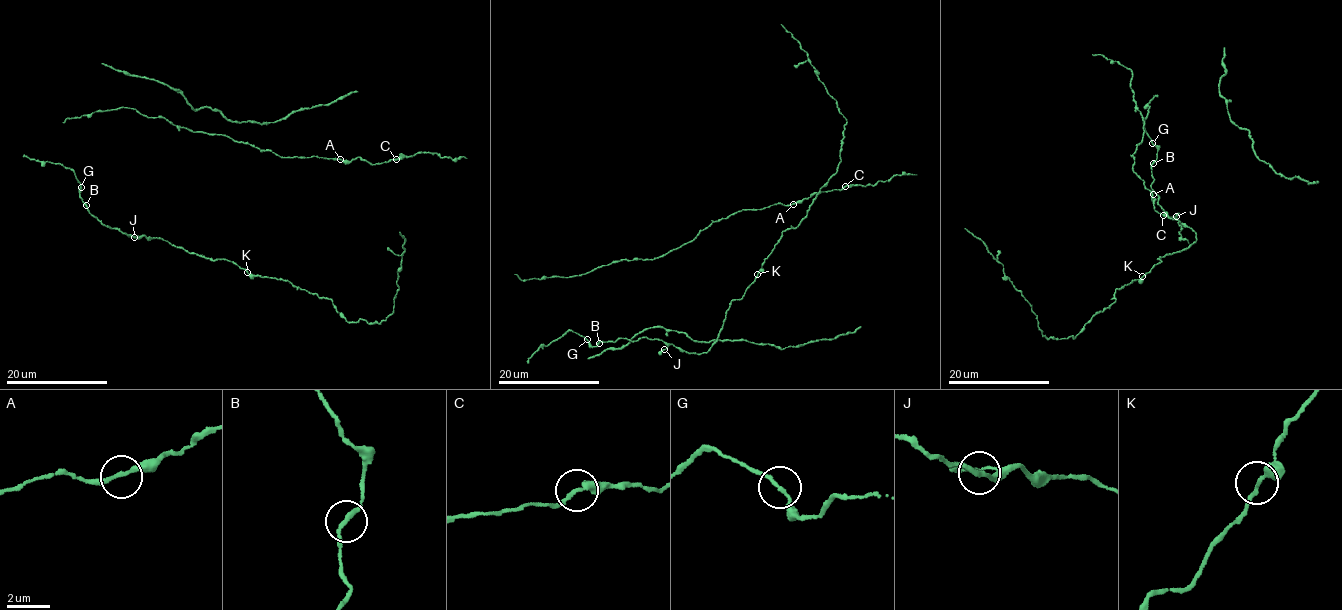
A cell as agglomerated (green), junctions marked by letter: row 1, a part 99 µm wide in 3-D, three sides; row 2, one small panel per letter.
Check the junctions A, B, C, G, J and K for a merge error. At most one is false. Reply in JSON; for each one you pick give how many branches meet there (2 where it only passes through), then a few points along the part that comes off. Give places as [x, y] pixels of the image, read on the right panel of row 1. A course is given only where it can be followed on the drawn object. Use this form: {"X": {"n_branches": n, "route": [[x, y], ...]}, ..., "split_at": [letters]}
{"split_at": []}

